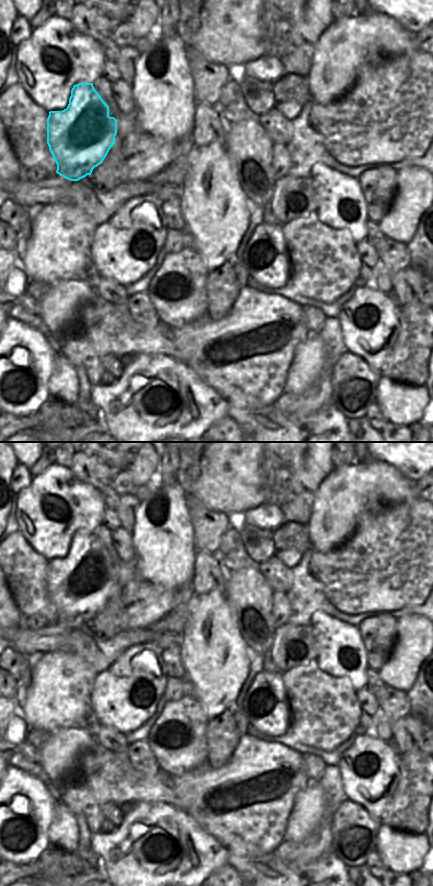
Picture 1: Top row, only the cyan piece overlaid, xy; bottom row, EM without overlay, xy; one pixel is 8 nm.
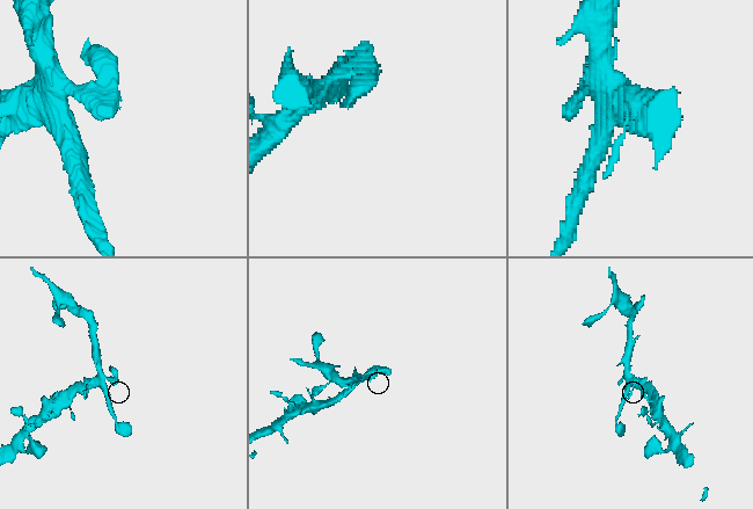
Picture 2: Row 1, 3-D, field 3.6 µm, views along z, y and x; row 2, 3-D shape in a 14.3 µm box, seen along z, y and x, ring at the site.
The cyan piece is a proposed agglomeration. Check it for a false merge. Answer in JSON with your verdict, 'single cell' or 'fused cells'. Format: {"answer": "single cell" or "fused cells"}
{"answer": "fused cells"}

